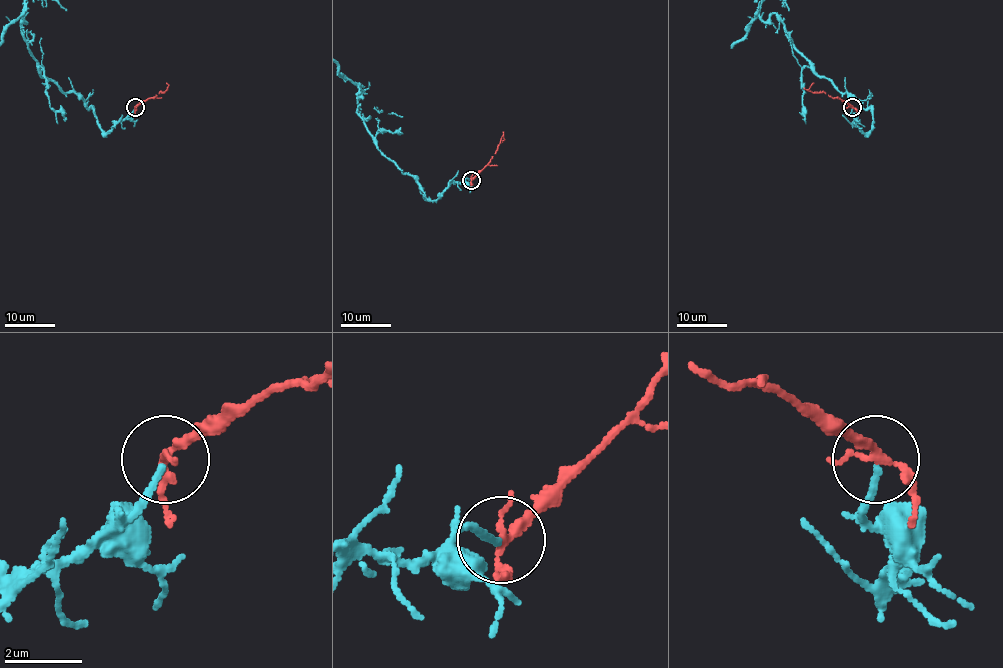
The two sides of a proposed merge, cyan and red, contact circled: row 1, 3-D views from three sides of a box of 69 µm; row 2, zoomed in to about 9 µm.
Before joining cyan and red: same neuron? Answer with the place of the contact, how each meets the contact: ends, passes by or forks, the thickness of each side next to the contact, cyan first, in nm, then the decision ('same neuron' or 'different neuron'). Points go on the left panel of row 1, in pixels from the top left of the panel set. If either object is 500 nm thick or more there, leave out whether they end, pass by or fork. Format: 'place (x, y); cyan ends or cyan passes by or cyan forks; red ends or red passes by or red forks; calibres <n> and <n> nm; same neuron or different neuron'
place (135, 107); cyan ends; red forks; calibres 160 and 170 nm; same neuron

